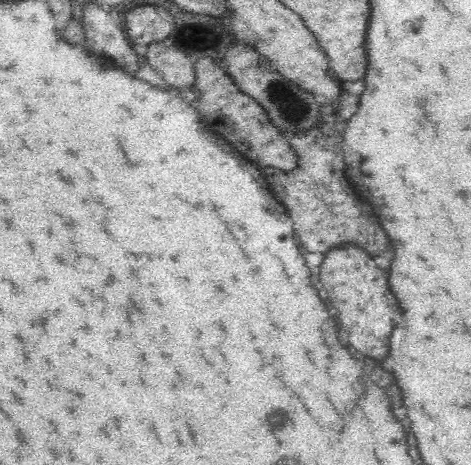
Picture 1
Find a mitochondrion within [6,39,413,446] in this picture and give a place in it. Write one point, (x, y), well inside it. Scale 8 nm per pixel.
(281, 95)

